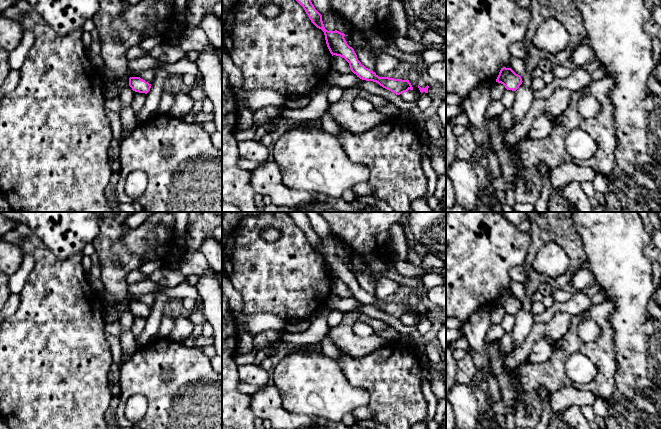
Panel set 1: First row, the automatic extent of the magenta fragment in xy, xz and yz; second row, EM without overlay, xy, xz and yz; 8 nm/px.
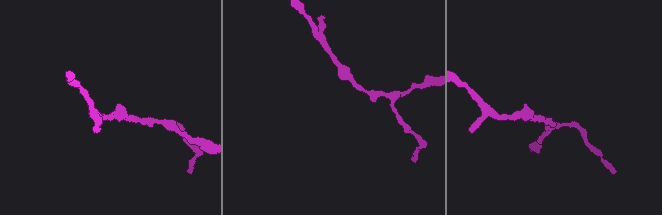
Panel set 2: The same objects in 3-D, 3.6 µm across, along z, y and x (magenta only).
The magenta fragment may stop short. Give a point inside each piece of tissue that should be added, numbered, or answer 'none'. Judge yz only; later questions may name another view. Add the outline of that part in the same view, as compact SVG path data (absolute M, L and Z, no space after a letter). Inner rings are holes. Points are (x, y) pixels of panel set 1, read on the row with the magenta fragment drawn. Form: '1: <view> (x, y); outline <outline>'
none

